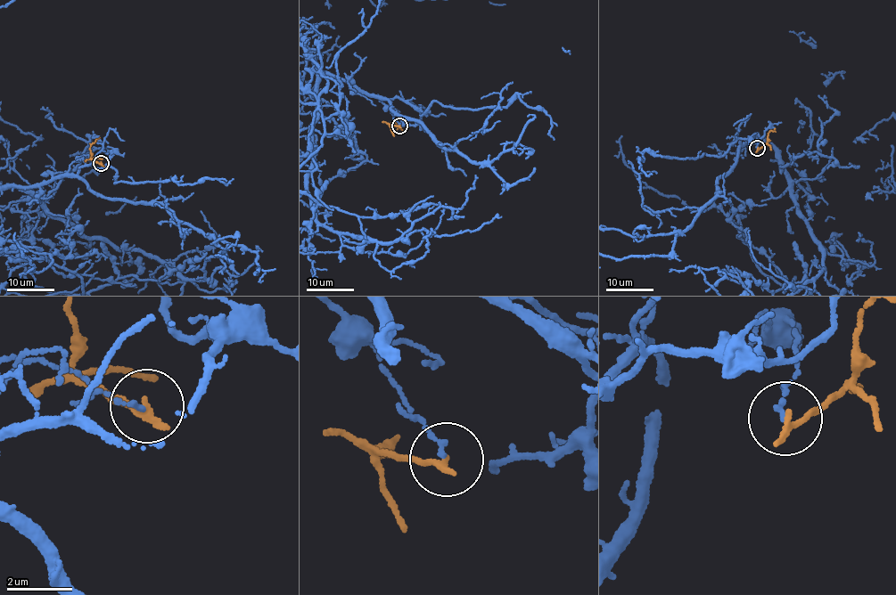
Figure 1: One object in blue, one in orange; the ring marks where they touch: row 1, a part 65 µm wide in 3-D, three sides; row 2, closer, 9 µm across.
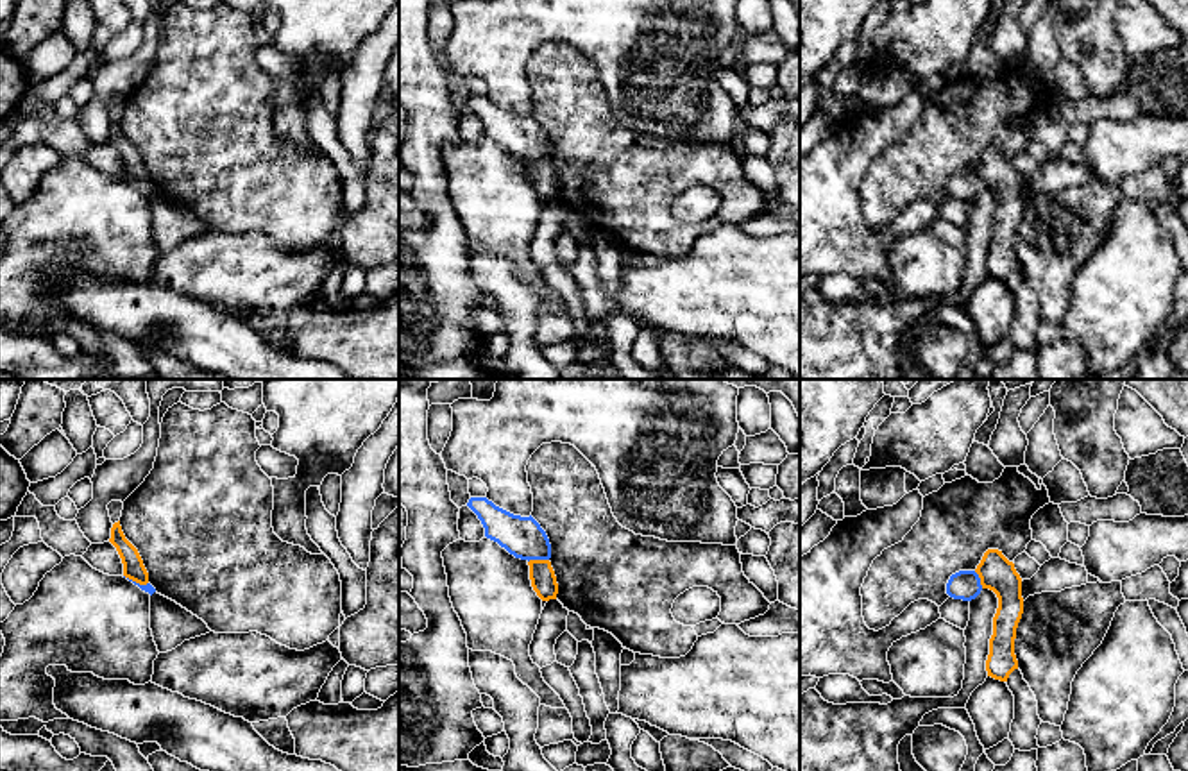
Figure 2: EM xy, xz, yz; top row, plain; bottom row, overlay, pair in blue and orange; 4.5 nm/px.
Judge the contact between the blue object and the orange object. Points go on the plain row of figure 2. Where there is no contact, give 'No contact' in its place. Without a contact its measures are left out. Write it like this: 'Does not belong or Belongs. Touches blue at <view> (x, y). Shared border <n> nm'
Does not belong. Touches blue at xz (537, 158). Shared border 100 nm

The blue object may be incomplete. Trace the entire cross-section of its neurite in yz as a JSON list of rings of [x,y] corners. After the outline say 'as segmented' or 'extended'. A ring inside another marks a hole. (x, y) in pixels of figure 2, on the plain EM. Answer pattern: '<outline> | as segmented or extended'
[[[959,170],[946,182],[946,193],[954,199],[972,200],[980,190],[980,177],[975,170]]] | as segmented

